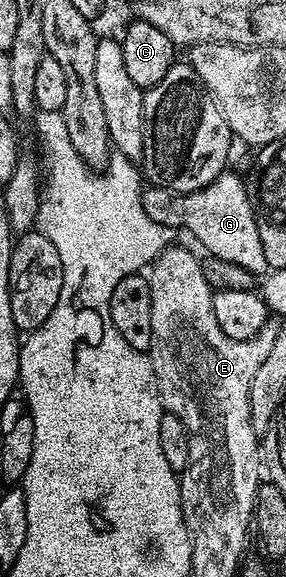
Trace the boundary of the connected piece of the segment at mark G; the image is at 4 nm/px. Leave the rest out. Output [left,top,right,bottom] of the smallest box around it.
[141,172,270,276]

